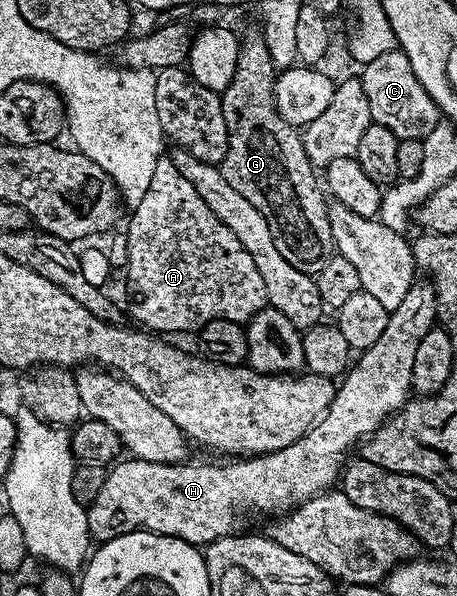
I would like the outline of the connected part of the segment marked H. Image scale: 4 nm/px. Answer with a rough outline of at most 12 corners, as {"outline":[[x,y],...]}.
{"outline":[[415,281],[330,409],[275,452],[119,459],[86,509],[105,542],[205,546],[333,489],[411,395],[437,323]]}

